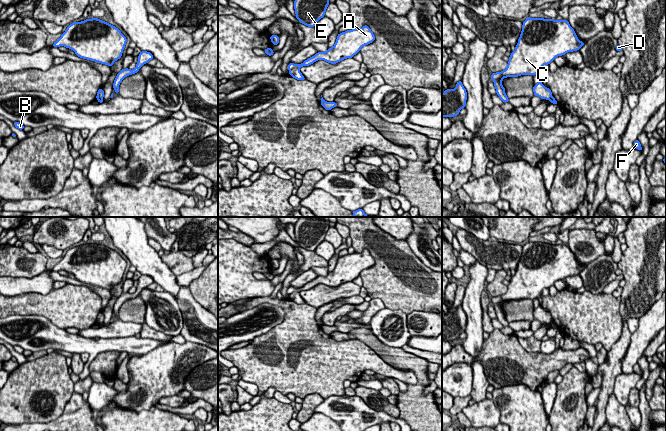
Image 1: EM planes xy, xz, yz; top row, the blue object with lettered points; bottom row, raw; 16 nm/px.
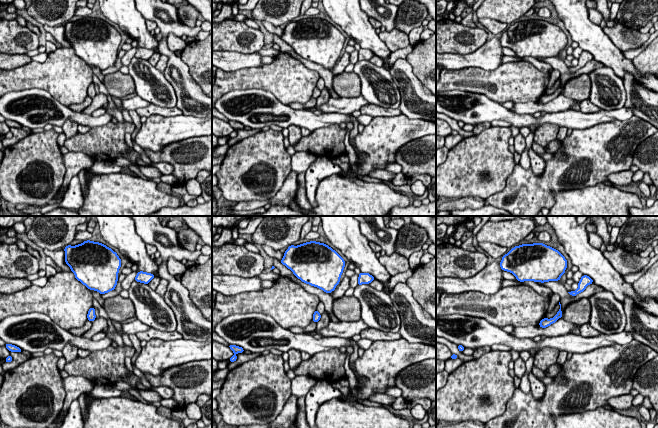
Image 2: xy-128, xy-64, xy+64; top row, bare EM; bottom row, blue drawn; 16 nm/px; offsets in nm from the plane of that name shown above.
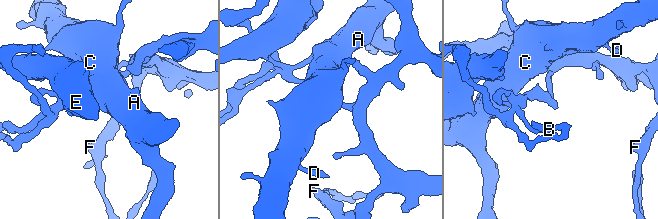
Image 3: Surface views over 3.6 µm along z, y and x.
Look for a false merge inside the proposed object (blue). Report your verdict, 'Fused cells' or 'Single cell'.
Fused cells

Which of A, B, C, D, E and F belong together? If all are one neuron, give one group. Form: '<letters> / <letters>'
A B C D / E F

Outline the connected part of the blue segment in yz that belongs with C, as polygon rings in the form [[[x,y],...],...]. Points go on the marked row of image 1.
[[[527,17],[506,69],[491,75],[497,95],[504,103],[509,102],[502,85],[504,78],[536,75],[545,64],[549,65],[558,56],[580,50],[584,44],[567,20]]]

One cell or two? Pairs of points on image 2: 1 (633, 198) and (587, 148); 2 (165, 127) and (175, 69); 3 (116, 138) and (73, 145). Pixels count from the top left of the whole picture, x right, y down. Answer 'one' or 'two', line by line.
1: two
2: two
3: one

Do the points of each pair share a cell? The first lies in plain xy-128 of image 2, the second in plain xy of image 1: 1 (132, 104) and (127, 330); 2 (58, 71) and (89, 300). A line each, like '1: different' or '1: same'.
1: same
2: same

